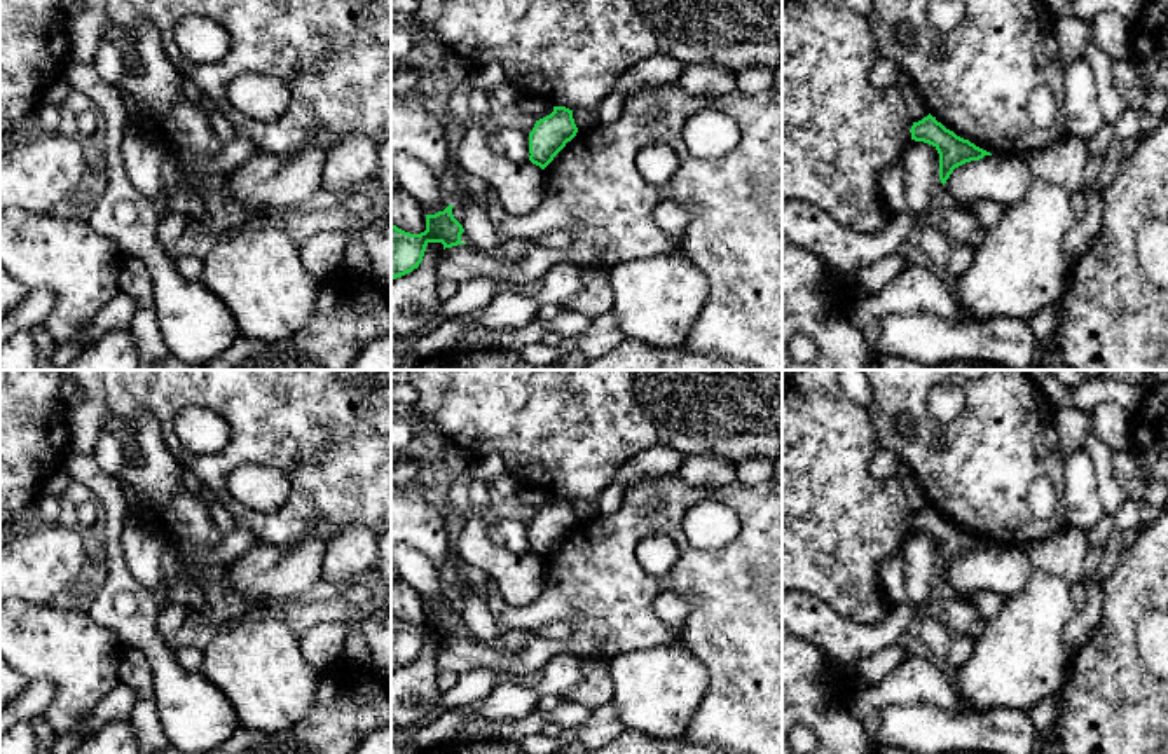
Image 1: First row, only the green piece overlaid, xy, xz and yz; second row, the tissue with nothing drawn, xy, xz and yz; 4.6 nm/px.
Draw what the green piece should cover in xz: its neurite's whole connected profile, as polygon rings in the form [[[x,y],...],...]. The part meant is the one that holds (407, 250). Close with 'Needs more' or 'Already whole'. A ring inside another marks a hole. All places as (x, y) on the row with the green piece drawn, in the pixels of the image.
[[[449,204],[443,211],[426,215],[426,230],[421,234],[405,232],[391,223],[391,281],[417,269],[429,243],[442,243],[443,250],[466,244],[461,241],[464,229],[454,218],[452,208]]]. Already whole

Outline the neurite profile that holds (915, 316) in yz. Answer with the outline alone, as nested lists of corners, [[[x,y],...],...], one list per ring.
[[[908,264],[906,269],[880,291],[855,298],[849,305],[849,321],[857,326],[875,356],[906,358],[929,370],[948,361],[981,361],[1007,370],[1034,367],[1037,340],[1025,319],[979,319],[960,311],[953,291],[934,272]]]

